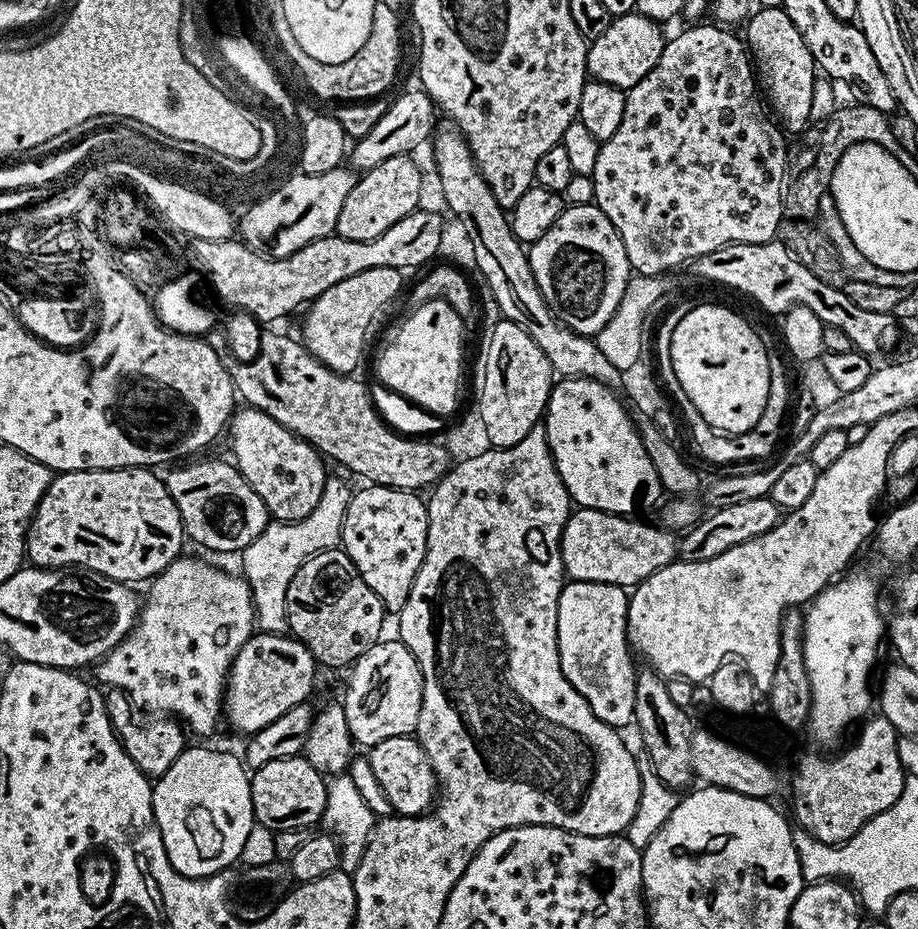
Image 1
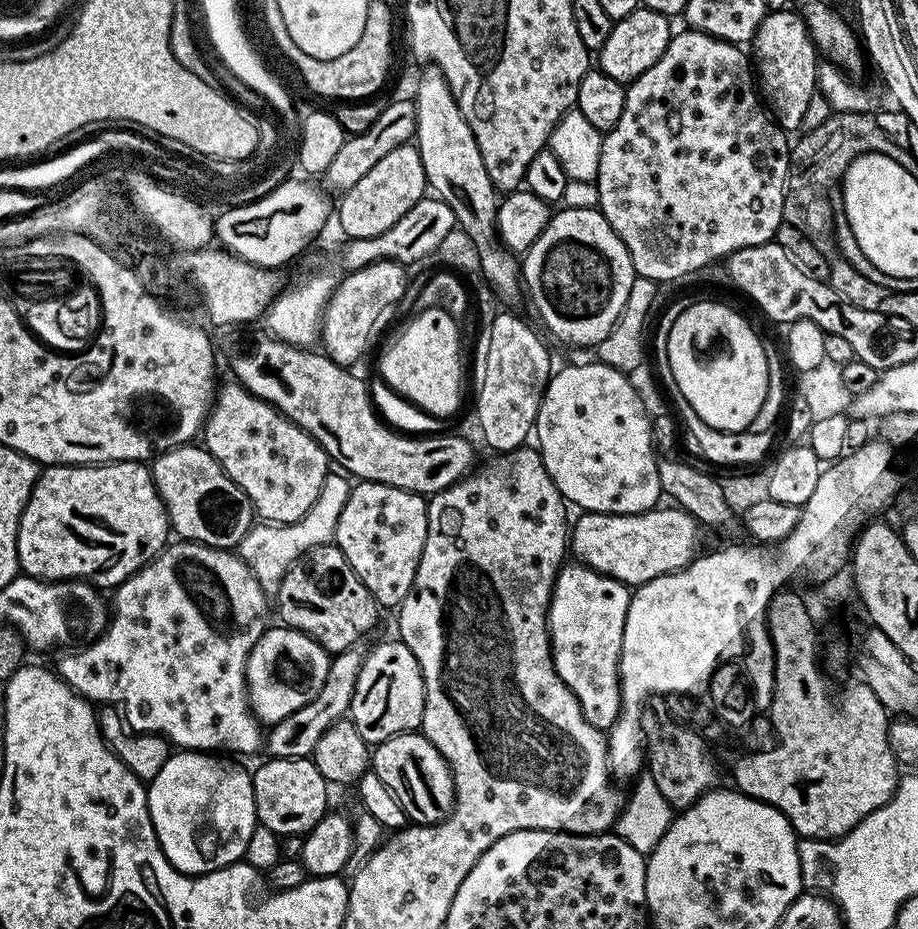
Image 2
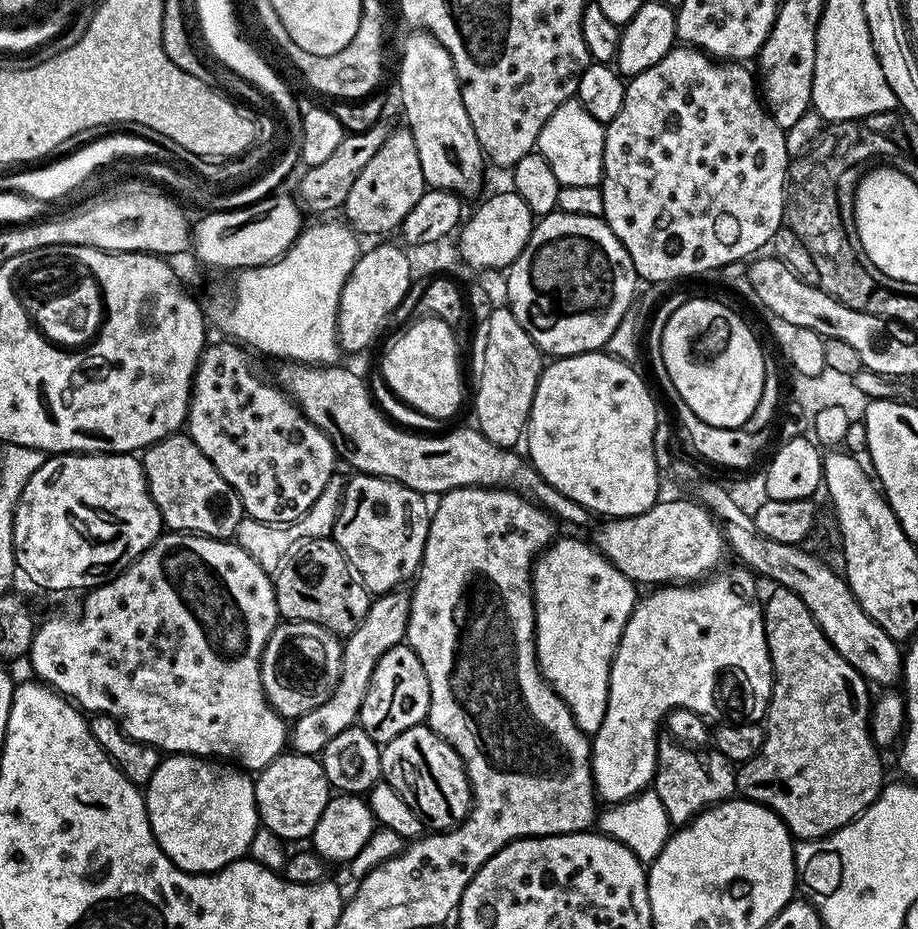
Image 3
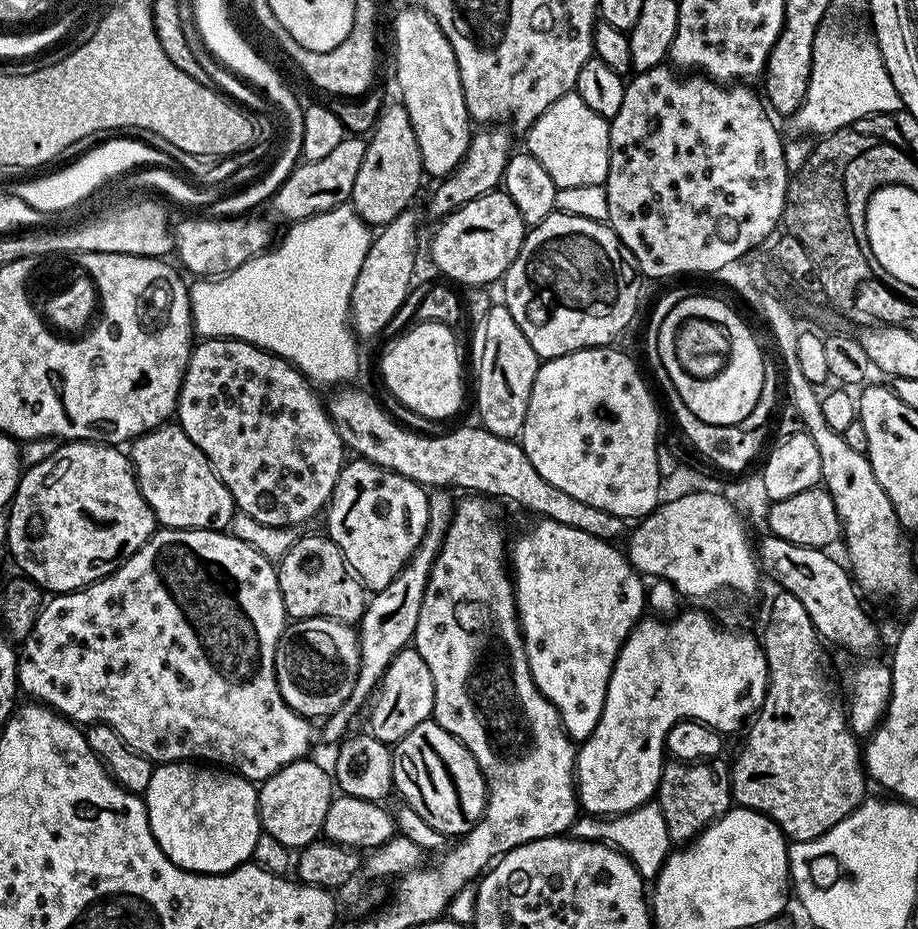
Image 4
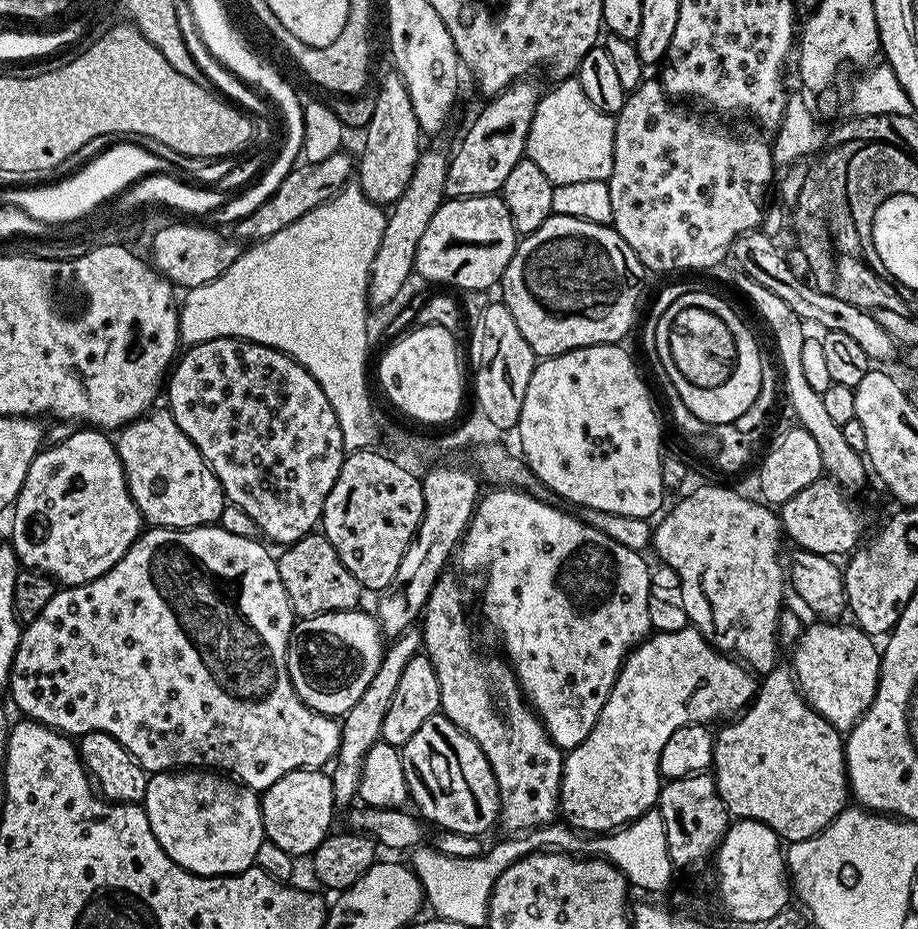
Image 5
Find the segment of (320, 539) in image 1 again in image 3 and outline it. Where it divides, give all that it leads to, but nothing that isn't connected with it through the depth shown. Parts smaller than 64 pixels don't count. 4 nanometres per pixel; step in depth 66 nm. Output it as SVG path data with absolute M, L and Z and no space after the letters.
M340 474L331 476L326 482L322 494L318 494L318 502L314 502L314 506L310 506L310 510L306 510L306 514L302 514L302 518L298 518L292 524L271 524L251 518L238 522L234 543L242 550L246 550L246 554L250 554L250 558L254 558L254 562L258 562L258 566L262 566L264 572L269 574L279 572L280 567L284 565L284 560L297 544L301 544L310 538L331 537L334 522L338 518L340 503L344 497L345 483L346 480L343 475L341 477Z

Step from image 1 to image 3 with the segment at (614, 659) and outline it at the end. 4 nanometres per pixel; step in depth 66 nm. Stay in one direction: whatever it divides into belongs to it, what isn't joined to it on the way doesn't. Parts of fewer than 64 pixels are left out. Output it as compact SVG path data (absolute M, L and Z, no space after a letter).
M572 536L566 537L565 540L560 539L553 539L552 543L537 556L536 562L532 566L532 601L536 607L536 661L540 663L540 673L544 675L545 680L548 681L548 685L560 695L562 702L566 702L566 706L570 710L570 714L574 718L576 725L583 732L595 734L598 726L602 726L602 718L606 718L612 659L616 653L616 648L620 644L622 630L626 630L626 622L637 606L638 595L636 596L636 592L638 592L638 588L630 578L626 578L626 574L622 574L622 570L618 570L613 566L589 541L587 544L586 541L575 540Z

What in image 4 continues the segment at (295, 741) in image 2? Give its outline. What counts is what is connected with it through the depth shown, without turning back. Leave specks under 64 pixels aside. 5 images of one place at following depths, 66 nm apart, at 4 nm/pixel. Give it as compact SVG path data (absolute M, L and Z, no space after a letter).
M436 490L428 497L428 525L424 531L422 542L418 550L406 562L406 566L381 592L371 593L370 599L364 605L364 616L358 625L358 639L360 641L360 669L352 687L350 698L337 712L332 712L323 721L324 740L331 746L341 743L349 735L348 727L356 716L360 707L369 703L370 697L377 691L378 685L384 678L384 672L390 662L402 649L413 643L418 626L418 613L422 610L422 598L426 594L426 582L430 570L436 561L438 550L444 541L448 524L452 520L454 496L451 491Z

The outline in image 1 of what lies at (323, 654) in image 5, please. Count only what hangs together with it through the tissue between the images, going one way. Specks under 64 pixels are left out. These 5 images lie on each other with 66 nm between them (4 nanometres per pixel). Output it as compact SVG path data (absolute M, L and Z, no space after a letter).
M257 631L238 650L228 673L223 707L226 720L240 732L255 734L262 731L274 718L282 718L286 710L305 703L312 692L318 665L310 650L288 634Z

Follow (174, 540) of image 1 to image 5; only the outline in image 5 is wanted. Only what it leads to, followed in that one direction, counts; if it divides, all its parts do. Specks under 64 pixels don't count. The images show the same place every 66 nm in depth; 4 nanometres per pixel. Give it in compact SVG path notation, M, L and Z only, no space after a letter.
M77 430L66 442L37 452L26 482L22 482L22 490L10 509L10 543L16 559L25 569L42 572L64 586L85 584L106 574L130 550L142 531L142 517L128 489L113 437L100 430L87 431Z

